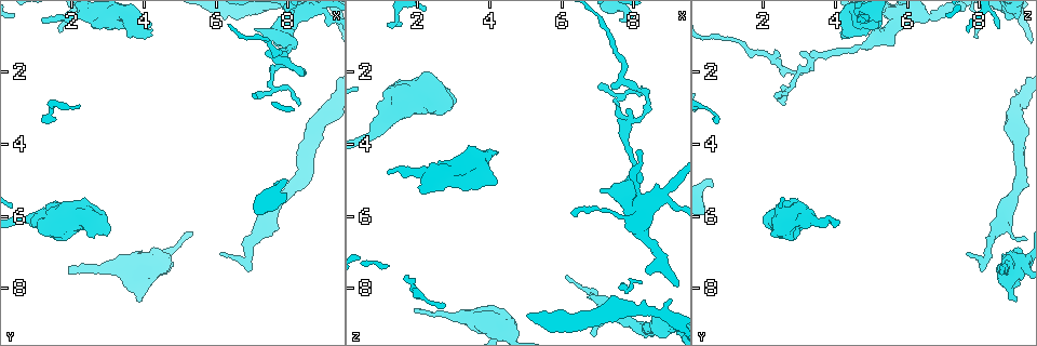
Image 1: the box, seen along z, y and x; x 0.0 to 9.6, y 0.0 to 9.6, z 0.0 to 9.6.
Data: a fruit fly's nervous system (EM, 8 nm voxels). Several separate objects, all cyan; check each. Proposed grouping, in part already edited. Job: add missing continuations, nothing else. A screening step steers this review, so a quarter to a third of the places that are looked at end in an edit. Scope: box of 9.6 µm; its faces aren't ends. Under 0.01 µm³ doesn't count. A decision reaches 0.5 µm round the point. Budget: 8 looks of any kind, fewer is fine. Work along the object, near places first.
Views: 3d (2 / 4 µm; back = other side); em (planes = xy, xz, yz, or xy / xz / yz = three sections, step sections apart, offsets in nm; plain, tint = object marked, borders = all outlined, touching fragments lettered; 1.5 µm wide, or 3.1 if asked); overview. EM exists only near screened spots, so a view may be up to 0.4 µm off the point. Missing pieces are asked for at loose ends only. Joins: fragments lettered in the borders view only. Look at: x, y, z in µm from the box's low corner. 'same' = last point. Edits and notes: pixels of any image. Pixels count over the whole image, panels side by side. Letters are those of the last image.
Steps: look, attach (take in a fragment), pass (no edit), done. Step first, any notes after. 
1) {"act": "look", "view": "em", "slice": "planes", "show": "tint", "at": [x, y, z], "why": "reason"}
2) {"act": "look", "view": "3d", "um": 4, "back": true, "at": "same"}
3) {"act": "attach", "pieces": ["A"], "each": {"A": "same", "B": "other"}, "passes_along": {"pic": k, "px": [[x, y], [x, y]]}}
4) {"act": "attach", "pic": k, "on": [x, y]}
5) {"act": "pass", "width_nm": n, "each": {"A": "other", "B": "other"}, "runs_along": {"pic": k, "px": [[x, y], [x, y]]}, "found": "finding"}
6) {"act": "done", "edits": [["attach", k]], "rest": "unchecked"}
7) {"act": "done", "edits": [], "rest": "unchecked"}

{"act": "look", "view": "em", "slice": "planes", "show": "borders", "at": [7.00, 2.65, 2.40], "why": "an open end"}

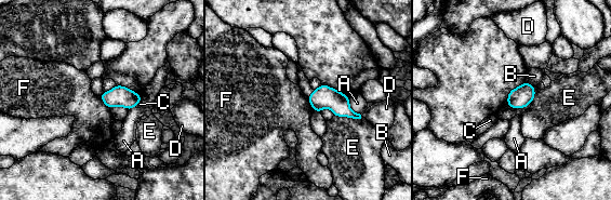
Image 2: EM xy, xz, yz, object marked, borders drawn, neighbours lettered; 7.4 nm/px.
{"act": "pass", "each": {"A": "other", "B": "other", "C": "other", "D": "other", "E": "other", "F": "other"}, "found": "no lettered fragment goes on from it"}

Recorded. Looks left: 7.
{"act": "look", "view": "3d", "um": 4, "at": [2.60, 6.65, 2.40], "why": "an open end"}

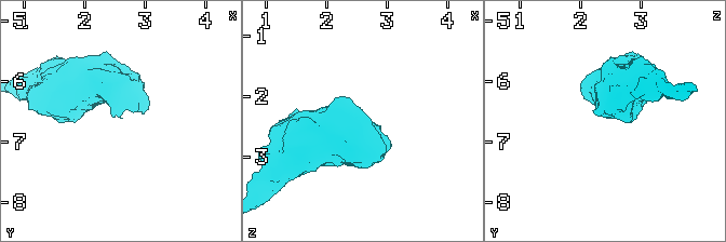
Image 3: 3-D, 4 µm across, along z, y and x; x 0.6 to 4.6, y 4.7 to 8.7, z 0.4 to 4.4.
{"act": "look", "view": "em", "slice": "yz", "step": 8, "show": "tint", "at": [2.55, 6.65, 2.45]}

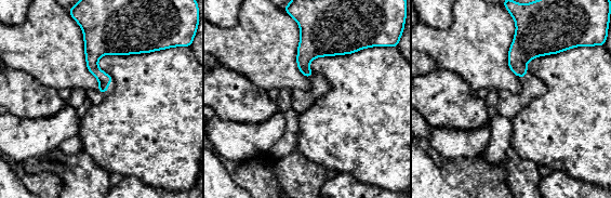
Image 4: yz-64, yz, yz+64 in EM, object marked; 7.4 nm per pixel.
{"act": "look", "view": "em", "slice": "xz", "step": 8, "show": "borders", "at": "same"}

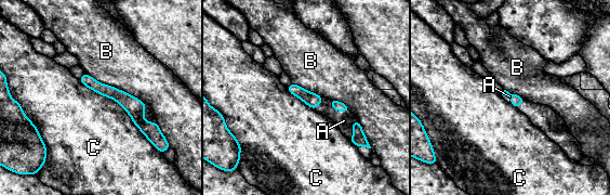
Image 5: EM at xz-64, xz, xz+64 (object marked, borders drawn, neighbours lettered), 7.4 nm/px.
{"act": "attach", "pieces": ["A"], "each": {"A": "same", "B": "other", "C": "other"}, "passes_along": {"pic": 5, "px": [[339, 106], [337, 111], [344, 120]]}, "found": "it goes on there"}

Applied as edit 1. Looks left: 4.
{"act": "look", "view": "em", "slice": "xz", "step": 4, "show": "borders", "at": [4.20, 0.80, 4.25]}

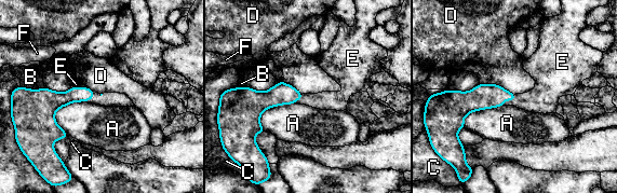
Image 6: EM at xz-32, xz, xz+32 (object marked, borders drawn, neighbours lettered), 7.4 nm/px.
{"act": "look", "view": "em", "slice": "planes", "show": "borders", "at": "same"}

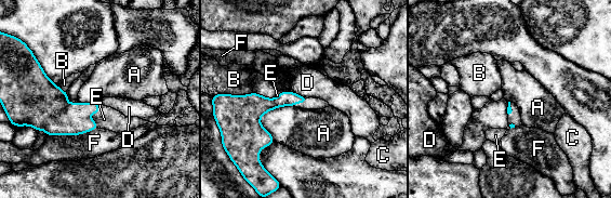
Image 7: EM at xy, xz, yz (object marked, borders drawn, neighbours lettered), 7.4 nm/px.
{"act": "attach", "pieces": ["E"], "each": {"A": "other", "B": "other", "C": "other", "D": "other", "E": "same", "F": "other"}, "found": "the cell continues"}

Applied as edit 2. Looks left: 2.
{"act": "done", "edits": [["attach", 5], ["attach", 7]], "rest": "unchecked"}

